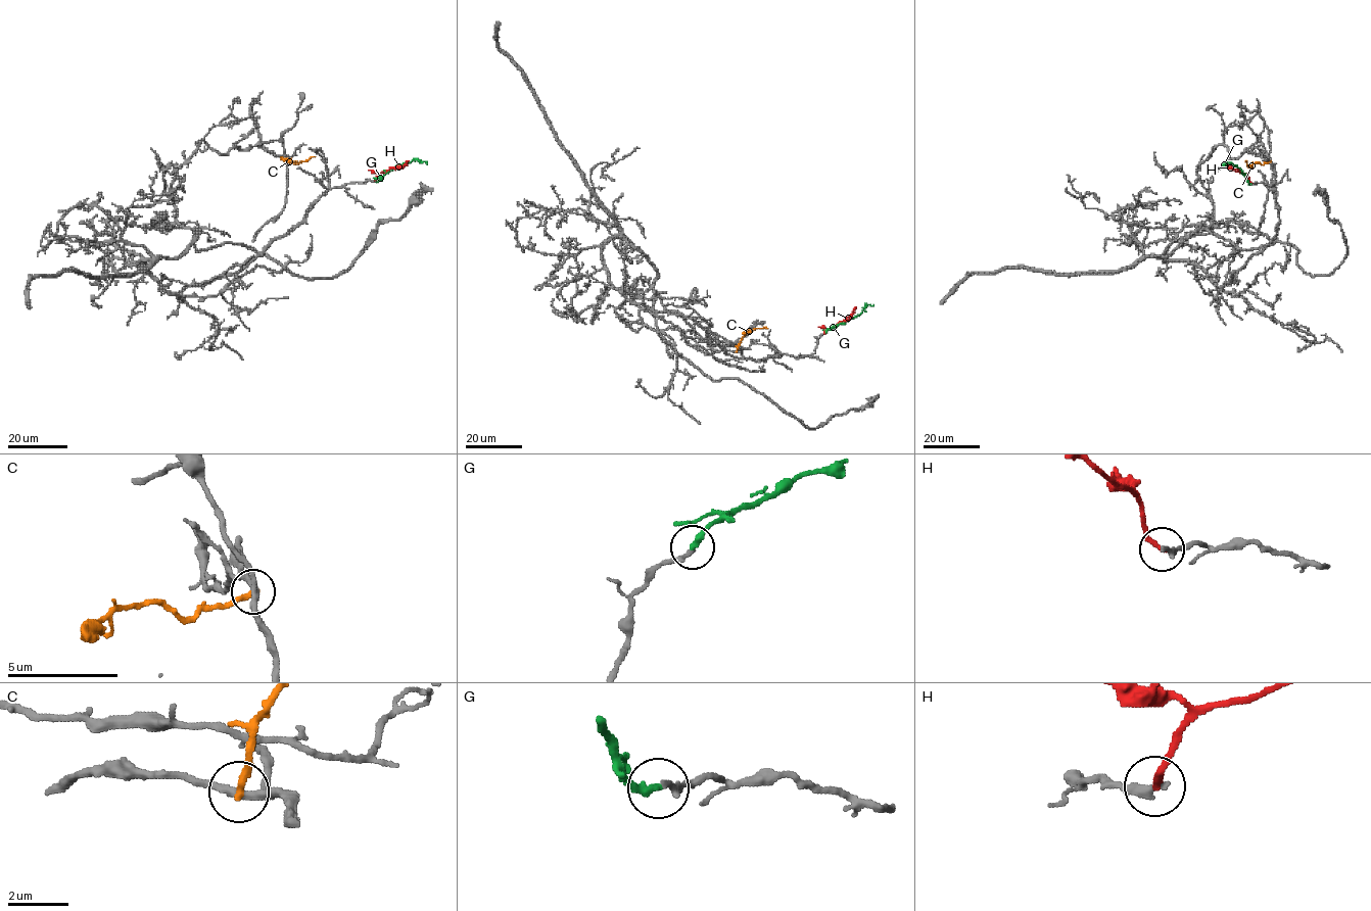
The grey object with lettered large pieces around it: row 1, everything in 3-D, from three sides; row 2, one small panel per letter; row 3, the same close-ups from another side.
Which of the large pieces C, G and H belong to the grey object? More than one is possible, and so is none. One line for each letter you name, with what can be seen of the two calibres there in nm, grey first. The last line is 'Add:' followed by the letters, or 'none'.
G: 240/280 nm
Add: G

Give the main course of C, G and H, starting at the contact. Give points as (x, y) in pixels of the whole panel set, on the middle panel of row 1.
C: (737, 351), (746, 333), (757, 328), (767, 329)
G: (825, 333), (857, 316), (866, 303), (873, 305)
H: (824, 333), (844, 322), (856, 307)

